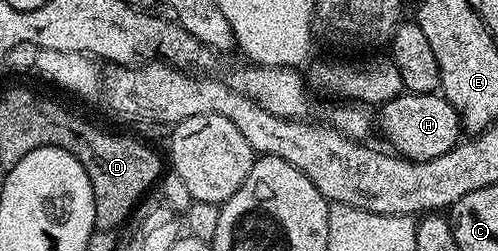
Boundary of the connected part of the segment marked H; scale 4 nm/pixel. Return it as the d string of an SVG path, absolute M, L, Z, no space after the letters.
M401 93L387 103L381 104L376 115L376 127L382 130L382 135L391 143L393 150L403 159L432 161L432 157L444 157L463 138L464 131L460 126L460 116L454 106L442 94L411 95Z

